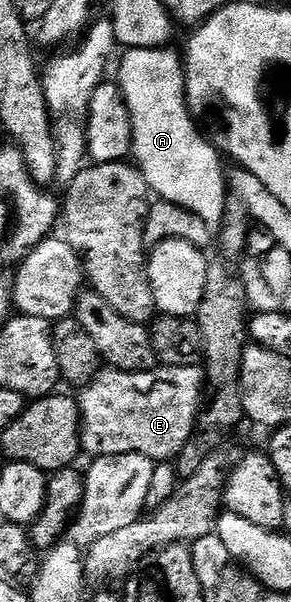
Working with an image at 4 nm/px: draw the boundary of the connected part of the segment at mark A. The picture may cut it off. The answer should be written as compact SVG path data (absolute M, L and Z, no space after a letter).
M128 48L123 53L118 85L130 108L134 162L139 166L140 174L146 176L149 191L157 199L178 204L180 208L194 212L194 216L200 217L213 232L219 231L228 213L230 186L226 181L226 170L224 174L224 166L220 163L221 155L217 147L207 137L204 139L200 135L201 127L194 115L188 111L188 93L184 83L184 63L181 55L177 51L175 54L172 48Z

